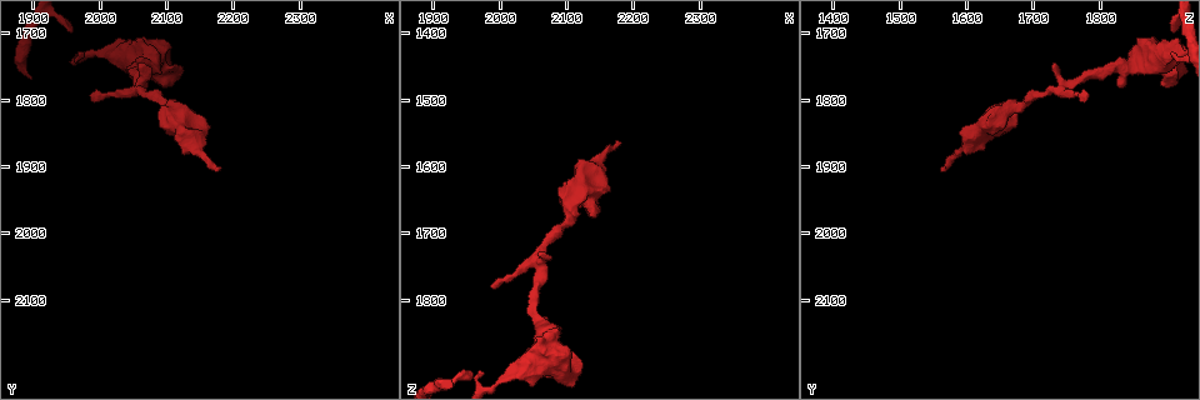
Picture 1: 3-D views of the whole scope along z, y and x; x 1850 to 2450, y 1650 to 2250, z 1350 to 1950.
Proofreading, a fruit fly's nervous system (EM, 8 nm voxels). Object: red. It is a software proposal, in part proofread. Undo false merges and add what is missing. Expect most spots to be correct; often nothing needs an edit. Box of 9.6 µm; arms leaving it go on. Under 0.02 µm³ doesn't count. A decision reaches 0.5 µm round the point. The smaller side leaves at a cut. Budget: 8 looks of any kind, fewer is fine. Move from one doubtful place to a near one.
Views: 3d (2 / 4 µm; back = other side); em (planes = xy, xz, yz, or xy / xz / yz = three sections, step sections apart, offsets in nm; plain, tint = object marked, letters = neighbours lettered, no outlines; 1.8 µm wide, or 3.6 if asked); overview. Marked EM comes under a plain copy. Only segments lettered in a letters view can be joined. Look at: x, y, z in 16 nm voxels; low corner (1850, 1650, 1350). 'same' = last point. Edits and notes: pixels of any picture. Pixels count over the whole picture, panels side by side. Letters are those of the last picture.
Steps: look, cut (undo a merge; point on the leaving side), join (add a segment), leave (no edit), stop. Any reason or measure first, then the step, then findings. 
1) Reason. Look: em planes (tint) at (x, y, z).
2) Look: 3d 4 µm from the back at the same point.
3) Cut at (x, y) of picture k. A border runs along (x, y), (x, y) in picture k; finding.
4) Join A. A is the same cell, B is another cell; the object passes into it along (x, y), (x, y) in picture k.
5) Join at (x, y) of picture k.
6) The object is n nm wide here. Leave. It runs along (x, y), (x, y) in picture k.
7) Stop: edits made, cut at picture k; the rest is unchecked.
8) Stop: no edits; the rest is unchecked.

Thin end. Look: 3d 2 µm at (2180, 1905, 1565).

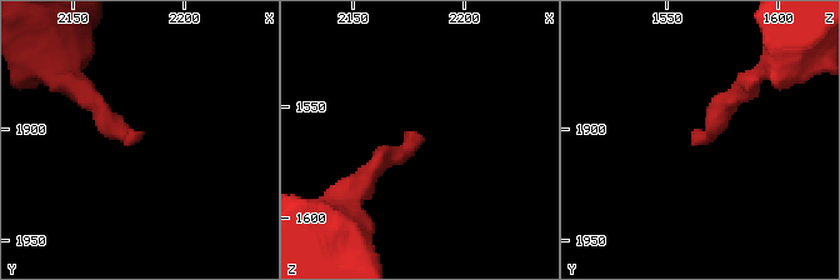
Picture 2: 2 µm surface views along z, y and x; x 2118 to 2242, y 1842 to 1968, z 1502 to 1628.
Look: em 3.6 µm planes (letters) at (2181, 1904, 1564).

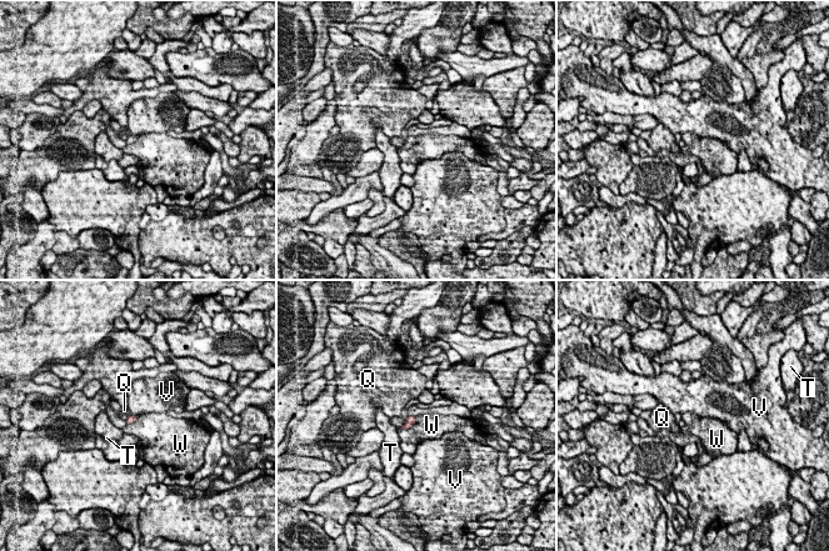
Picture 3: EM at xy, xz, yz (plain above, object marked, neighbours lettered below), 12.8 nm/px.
Leave. Q, T, V and W are other cells; a border runs along (415, 417), (409, 427), (398, 430) in picture 3; no lettered segment goes on from it.

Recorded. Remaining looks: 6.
Branch stops here. Look: 3d 2 µm from the back at (1955, 1700, 1915).

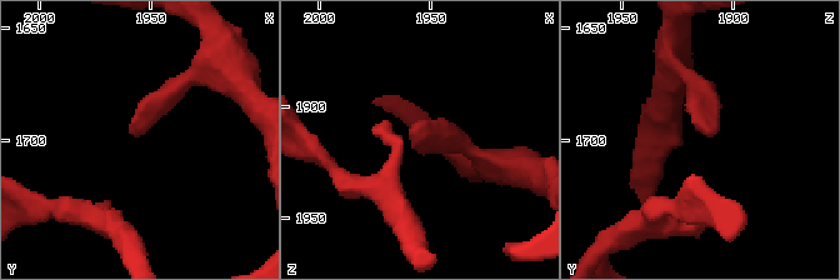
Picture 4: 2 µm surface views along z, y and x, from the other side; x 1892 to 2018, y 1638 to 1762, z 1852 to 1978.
Now the EM. Look: em xy step 16 (letters) at (1959, 1697, 1909).

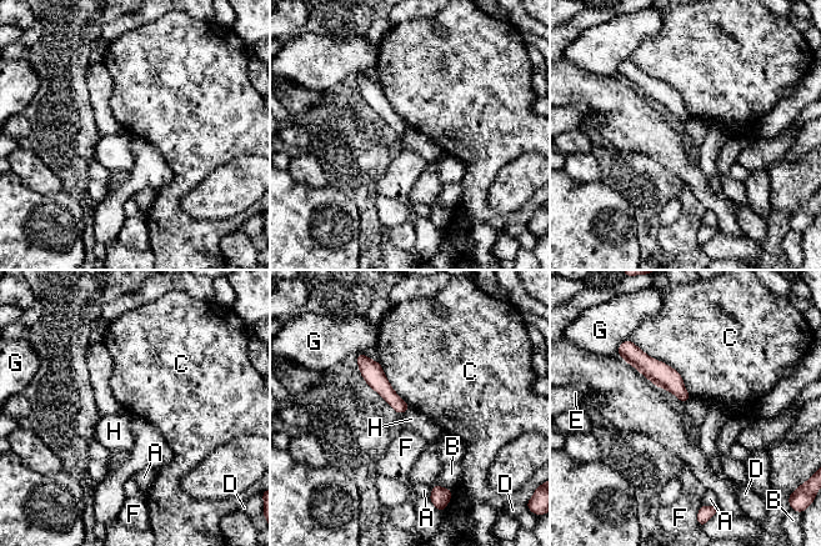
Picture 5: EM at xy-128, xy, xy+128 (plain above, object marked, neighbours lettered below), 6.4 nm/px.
Cut it another way. Look: em planes (letters) at the same point.

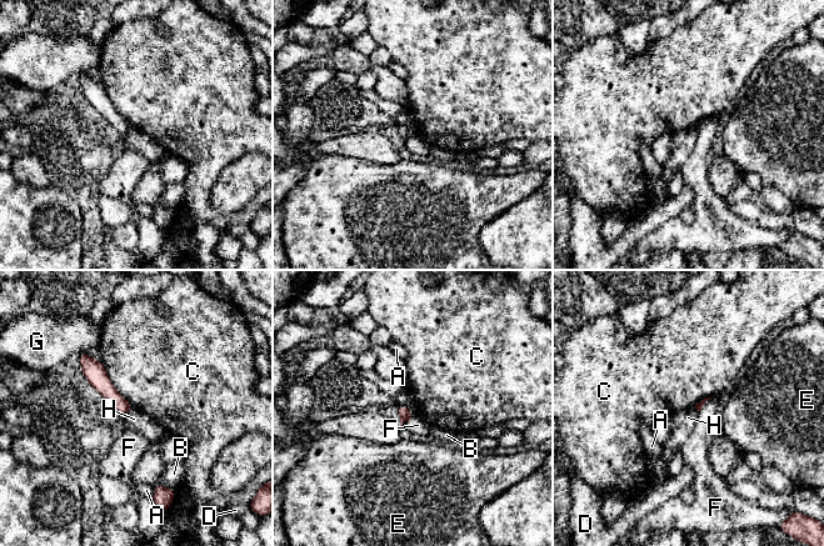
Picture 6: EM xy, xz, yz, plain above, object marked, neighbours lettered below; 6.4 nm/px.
Leave. A, B, C, D, E, F, G and H are other cells; it runs along (83, 356), (123, 410) in picture 6; no lettered segment goes on from it.

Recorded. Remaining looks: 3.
Branch stops here. Look: em planes (tint) at (1995, 1790, 1785).

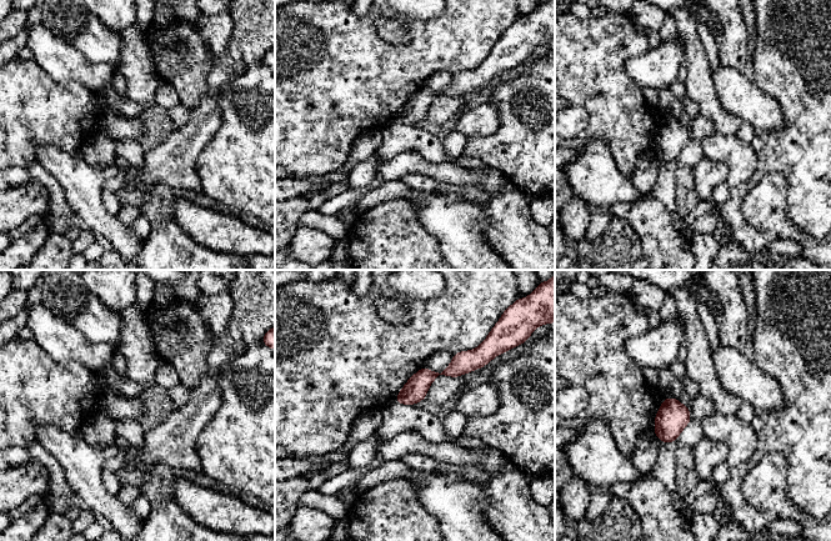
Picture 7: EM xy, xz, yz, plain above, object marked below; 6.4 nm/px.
What lies round it. Look: em planes (letters) at the same point.

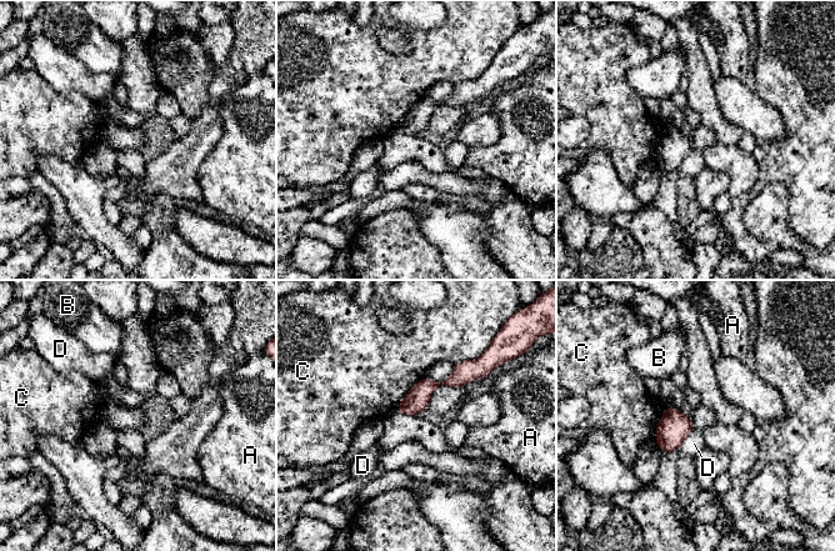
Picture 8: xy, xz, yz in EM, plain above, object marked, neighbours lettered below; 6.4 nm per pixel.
Leave. A, B, C and D are other cells; no lettered segment goes on from it.

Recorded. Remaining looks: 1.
Stop: no edits; the rest is unchecked.

